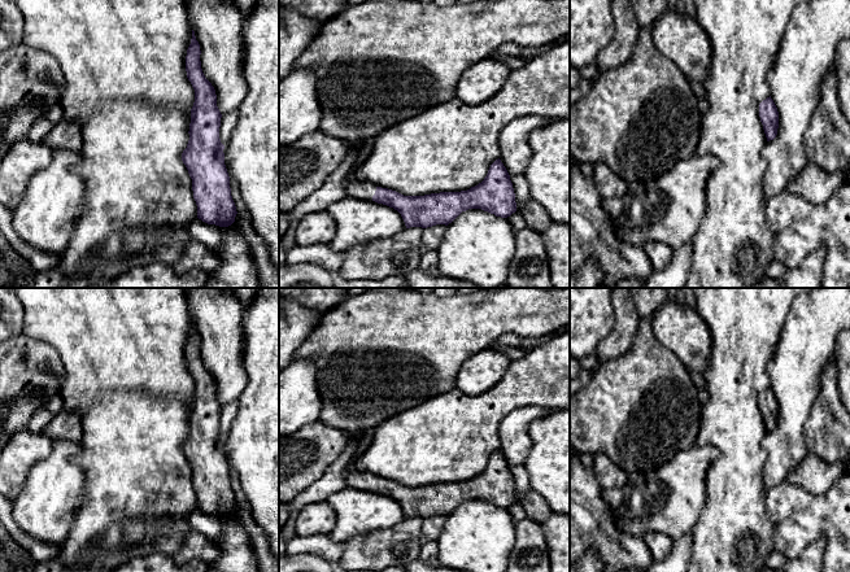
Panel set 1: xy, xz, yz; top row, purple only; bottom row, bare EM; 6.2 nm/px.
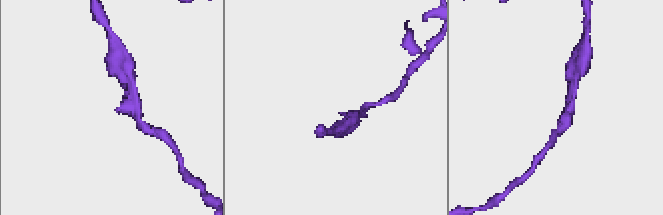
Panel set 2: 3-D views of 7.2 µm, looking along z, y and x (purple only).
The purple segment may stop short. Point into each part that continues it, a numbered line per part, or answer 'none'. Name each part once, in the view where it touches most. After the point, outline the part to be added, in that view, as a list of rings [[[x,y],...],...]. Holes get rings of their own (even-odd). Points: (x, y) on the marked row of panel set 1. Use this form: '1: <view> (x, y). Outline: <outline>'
1: xz (364, 190). Outline: [[[350,170],[348,174],[348,187],[345,188],[345,195],[349,197],[357,197],[362,200],[372,200],[372,196],[376,191],[376,185],[366,180],[358,180],[357,170]]]

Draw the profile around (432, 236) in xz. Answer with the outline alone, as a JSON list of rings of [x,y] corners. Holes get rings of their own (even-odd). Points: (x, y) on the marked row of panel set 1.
[[[445,224],[423,228],[420,253],[424,254],[430,250],[437,250],[445,231]]]

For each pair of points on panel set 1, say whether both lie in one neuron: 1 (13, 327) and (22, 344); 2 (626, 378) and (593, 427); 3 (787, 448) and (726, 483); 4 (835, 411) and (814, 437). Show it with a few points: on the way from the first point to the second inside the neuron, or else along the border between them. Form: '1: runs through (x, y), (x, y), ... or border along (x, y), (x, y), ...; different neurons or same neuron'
1: border along (22, 332), (13, 337); different neurons
2: runs through (626, 389), (626, 394), (605, 415); same neuron
3: border along (767, 432), (762, 440), (766, 454), (766, 490); different neurons
4: runs through (829, 418), (829, 422), (820, 431); same neuron

